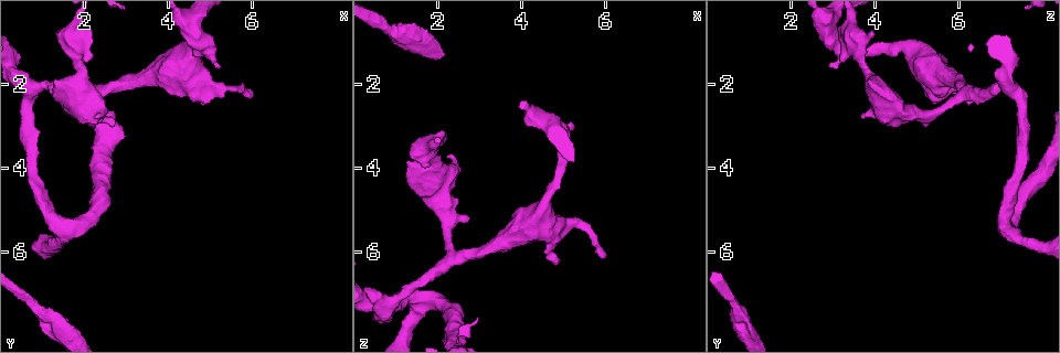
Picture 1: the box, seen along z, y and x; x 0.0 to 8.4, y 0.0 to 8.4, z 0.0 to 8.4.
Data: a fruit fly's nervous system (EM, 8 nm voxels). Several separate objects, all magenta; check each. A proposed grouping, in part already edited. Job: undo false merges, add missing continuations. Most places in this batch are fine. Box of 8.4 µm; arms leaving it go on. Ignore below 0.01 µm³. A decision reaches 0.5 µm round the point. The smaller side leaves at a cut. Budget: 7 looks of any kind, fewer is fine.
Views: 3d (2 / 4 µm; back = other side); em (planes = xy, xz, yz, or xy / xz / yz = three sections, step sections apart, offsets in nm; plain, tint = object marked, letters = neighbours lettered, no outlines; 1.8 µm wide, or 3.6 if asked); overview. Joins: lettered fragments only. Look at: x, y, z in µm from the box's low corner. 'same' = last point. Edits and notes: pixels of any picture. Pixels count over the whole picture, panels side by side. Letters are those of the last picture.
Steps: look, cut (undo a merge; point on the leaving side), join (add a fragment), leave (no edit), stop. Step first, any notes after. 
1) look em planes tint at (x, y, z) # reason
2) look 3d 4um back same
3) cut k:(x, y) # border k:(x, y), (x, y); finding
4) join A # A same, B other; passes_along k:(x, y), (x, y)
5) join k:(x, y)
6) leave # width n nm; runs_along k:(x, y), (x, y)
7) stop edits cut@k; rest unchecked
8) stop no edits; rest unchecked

look em xz step 16 tint at (1.35, 2.00, 3.85) # stops while still wide

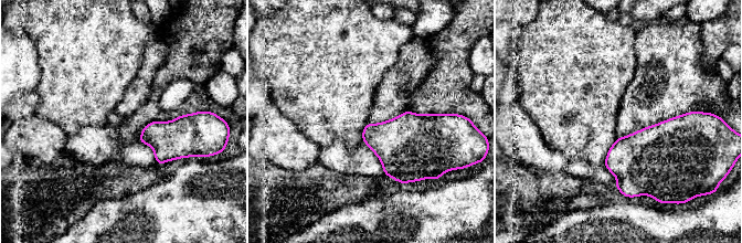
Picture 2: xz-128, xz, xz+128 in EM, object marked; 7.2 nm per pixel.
look em planes letters same # cut it another way

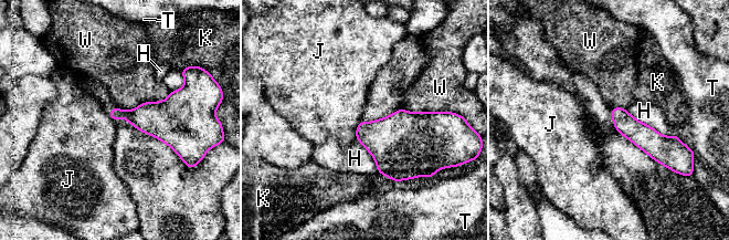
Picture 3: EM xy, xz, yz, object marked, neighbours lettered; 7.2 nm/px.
leave # H other, J other, K other, T other, W other; no lettered fragment goes on from it

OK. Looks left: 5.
look em planes letters at (5.45, 2.10, 5.35) # sudden change in width

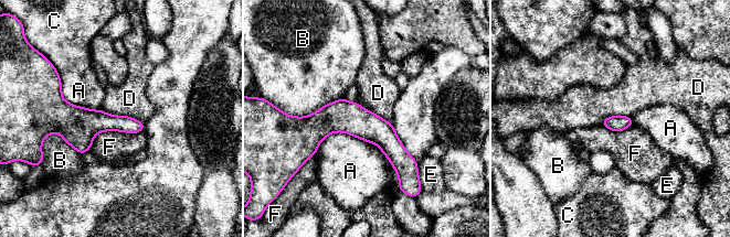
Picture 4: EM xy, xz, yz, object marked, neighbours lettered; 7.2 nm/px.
leave # width 110 nm; A other, B other, C other, D other, E other, F other; runs_along 4:(300, 128), (363, 124), (414, 168); all the same cell

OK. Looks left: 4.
look 3d 4um at (5.20, 1.55, 2.90) # an open end

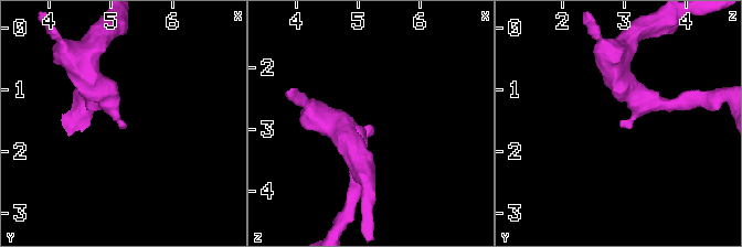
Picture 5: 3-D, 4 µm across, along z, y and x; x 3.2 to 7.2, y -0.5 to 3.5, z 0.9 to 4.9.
look em planes tint at (5.15, 1.55, 2.90) # shape alone is not enough

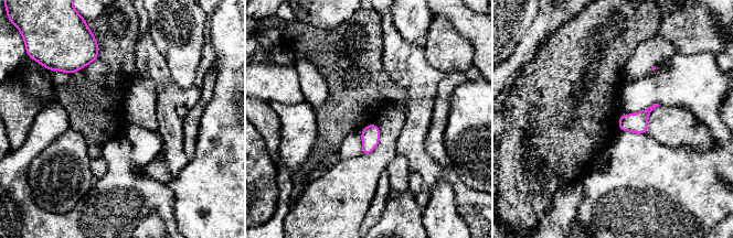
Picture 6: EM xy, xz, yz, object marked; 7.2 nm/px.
look em planes letters same

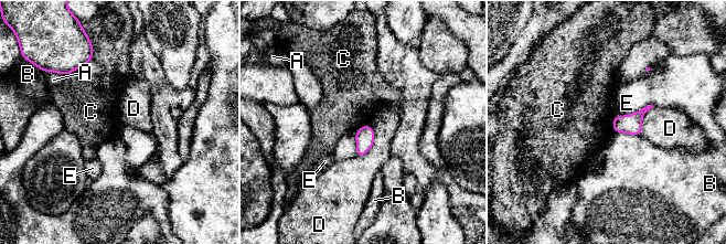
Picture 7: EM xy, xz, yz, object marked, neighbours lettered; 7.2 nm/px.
leave # longest_contact D 260 nm; A other, B other, C other, D other, E other; none of them fits

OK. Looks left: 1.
stop no edits; rest unchecked

